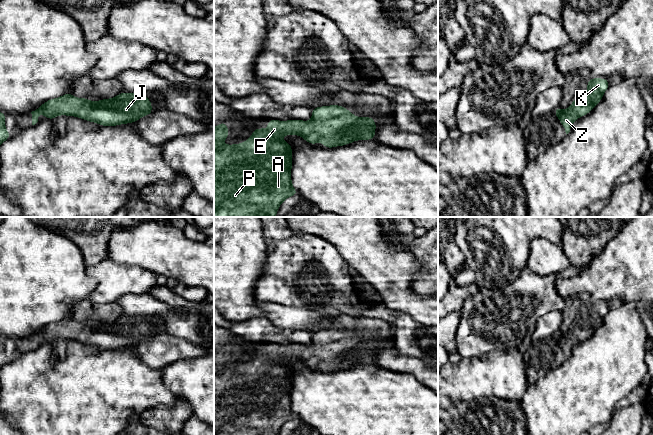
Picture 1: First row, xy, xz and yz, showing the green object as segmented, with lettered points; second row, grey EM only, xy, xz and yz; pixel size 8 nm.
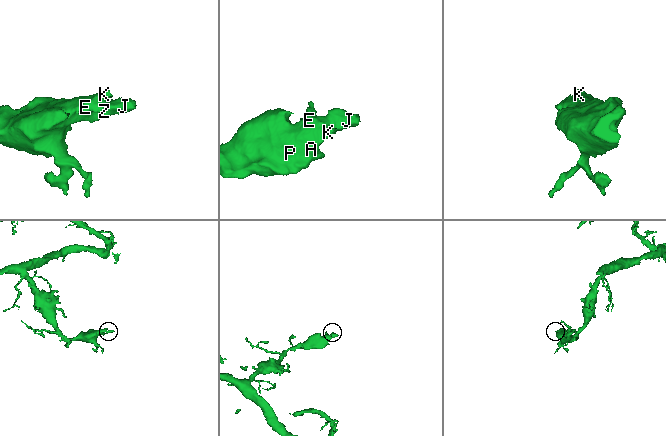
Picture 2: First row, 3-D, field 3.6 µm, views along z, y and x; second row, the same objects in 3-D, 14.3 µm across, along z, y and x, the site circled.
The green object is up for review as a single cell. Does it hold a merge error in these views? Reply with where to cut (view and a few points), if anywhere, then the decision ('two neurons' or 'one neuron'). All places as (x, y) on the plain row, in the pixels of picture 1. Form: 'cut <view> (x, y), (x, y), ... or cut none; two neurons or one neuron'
cut none; one neuron

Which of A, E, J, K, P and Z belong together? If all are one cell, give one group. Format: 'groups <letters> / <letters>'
groups A E J K P Z

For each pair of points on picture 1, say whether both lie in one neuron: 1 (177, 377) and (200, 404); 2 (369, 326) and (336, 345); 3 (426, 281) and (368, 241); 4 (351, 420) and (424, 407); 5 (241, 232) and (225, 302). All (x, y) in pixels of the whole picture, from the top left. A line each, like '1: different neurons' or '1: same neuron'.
1: same neuron
2: same neuron
3: different neurons
4: same neuron
5: same neuron

